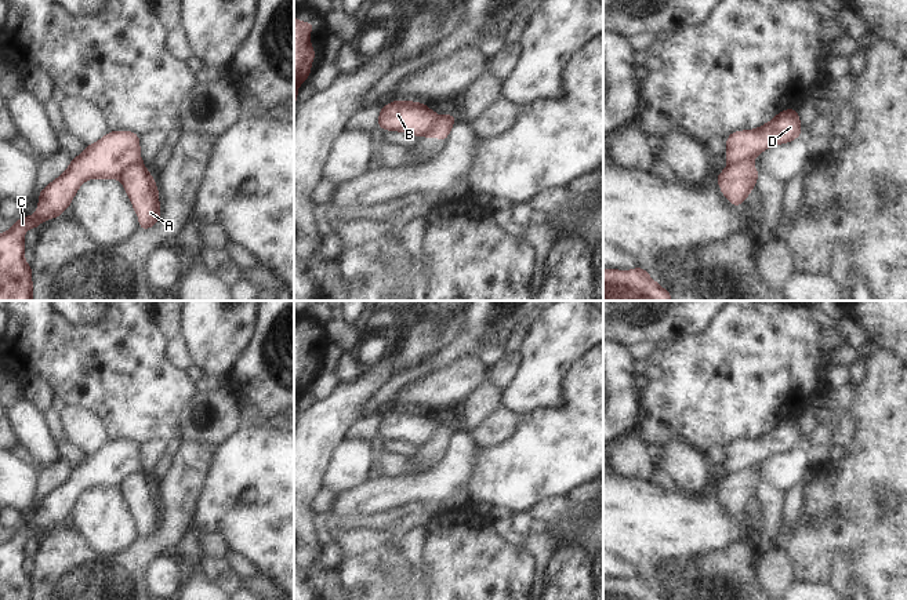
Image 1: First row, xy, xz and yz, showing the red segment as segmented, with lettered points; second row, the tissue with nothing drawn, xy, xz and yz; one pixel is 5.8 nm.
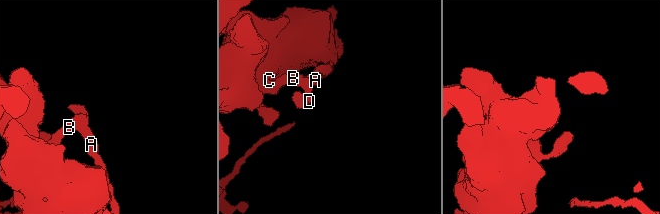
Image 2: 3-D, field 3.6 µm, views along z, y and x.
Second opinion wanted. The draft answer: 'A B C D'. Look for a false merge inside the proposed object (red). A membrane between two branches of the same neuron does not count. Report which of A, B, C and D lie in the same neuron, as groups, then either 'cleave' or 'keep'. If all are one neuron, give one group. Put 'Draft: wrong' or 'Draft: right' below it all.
A / B C D; cleave
Draft: wrong

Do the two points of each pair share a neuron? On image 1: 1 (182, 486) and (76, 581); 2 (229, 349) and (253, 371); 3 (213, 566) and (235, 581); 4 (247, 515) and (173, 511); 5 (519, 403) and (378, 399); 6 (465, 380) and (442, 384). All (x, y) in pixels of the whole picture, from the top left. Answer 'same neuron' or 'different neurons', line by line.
1: same neuron
2: different neurons
3: same neuron
4: different neurons
5: different neurons
6: same neuron

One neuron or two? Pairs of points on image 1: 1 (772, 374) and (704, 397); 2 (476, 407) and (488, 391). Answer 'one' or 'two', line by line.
1: one
2: one

